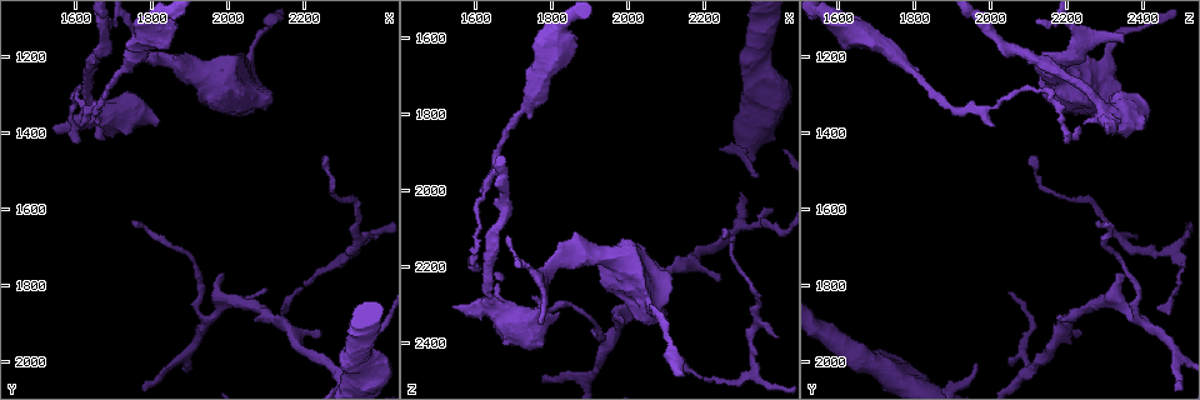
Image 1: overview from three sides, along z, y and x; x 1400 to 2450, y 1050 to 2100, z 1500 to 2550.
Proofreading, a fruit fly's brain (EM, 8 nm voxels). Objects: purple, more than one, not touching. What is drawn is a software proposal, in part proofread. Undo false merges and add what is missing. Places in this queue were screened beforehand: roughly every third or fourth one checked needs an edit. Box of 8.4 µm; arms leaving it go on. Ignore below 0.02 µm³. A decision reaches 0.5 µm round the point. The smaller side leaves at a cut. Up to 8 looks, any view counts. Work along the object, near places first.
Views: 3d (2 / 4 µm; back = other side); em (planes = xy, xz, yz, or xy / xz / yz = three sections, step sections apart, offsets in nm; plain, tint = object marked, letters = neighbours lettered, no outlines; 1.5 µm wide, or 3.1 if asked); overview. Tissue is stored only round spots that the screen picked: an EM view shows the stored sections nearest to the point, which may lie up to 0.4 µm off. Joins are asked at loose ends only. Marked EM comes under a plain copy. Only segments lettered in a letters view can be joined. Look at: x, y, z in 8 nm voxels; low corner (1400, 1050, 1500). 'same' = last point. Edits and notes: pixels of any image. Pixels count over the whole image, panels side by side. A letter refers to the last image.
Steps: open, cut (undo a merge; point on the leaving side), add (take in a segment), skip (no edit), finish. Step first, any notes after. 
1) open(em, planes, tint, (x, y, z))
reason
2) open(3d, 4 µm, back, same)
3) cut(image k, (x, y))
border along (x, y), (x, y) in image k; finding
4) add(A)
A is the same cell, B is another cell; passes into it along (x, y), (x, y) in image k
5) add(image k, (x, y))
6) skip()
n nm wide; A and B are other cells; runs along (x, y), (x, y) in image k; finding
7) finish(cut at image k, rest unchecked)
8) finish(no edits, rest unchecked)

open(em, planes, letters, (2060, 1195, 2305))
calibre changes

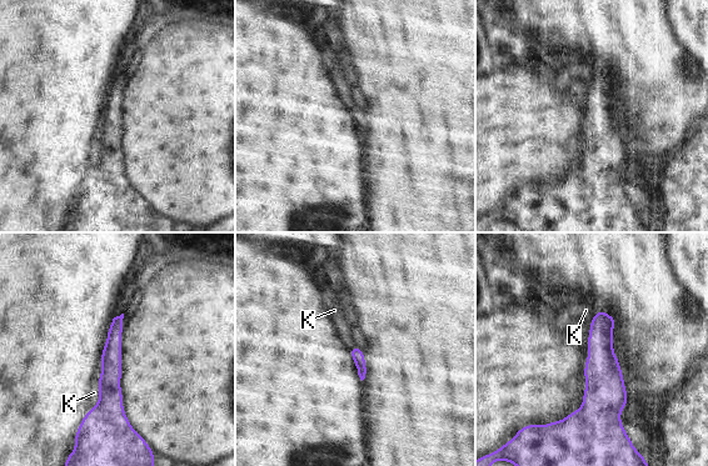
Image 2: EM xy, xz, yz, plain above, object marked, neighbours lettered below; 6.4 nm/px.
skip()
K is another cell; runs along (599, 314), (601, 410), (589, 427) in image 2; one cell here

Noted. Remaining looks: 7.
open(em, planes, letters, (1775, 1155, 2350))

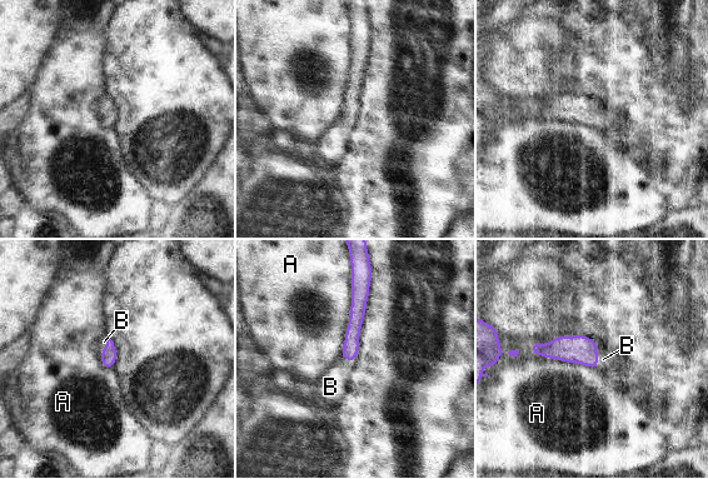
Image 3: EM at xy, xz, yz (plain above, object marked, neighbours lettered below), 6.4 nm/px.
add(B)
B is the same cell, A is another cell; passes into it along (578, 349), (597, 355), (603, 359) in image 3; the cell continues

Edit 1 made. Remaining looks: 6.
open(overview)
see it whole again

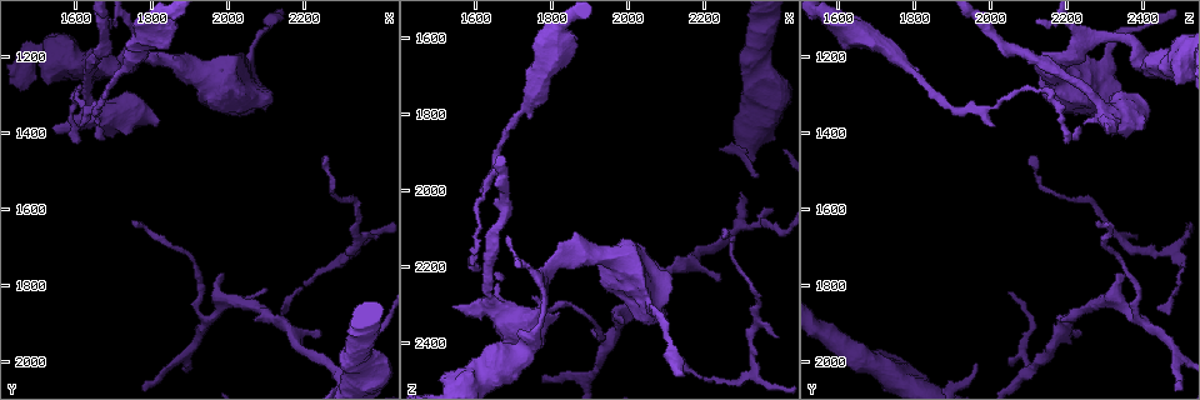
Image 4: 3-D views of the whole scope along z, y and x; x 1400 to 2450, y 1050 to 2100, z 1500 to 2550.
open(em, yz, step 4, tint, (1755, 1625, 2280))
thin end

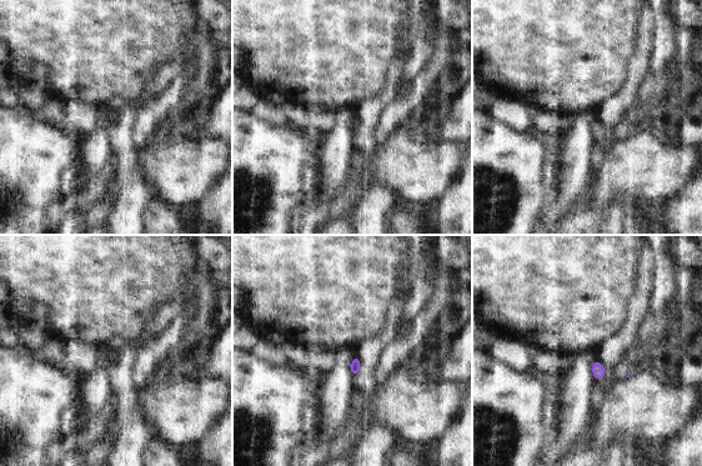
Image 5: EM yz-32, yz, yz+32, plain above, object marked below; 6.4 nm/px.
open(em, planes, letters, same)
cut it another way

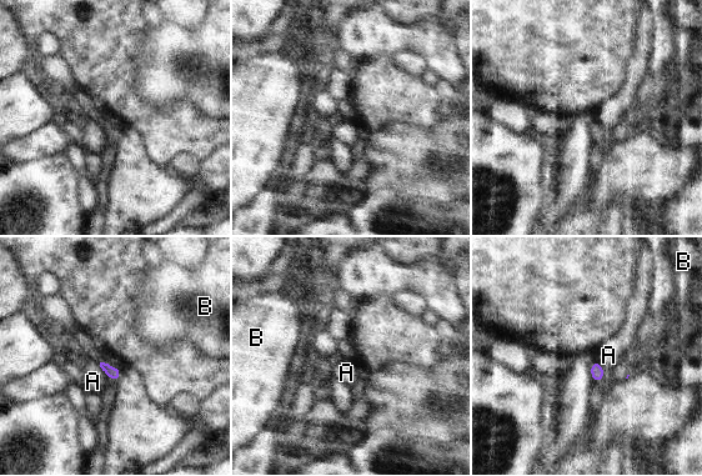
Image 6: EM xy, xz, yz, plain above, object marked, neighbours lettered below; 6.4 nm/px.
skip()
A and B are other cells; border along (596, 359), (603, 372), (597, 382) in image 6; no lettered segment goes on from it

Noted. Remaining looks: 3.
finish(add at image 3, rest unchecked)

